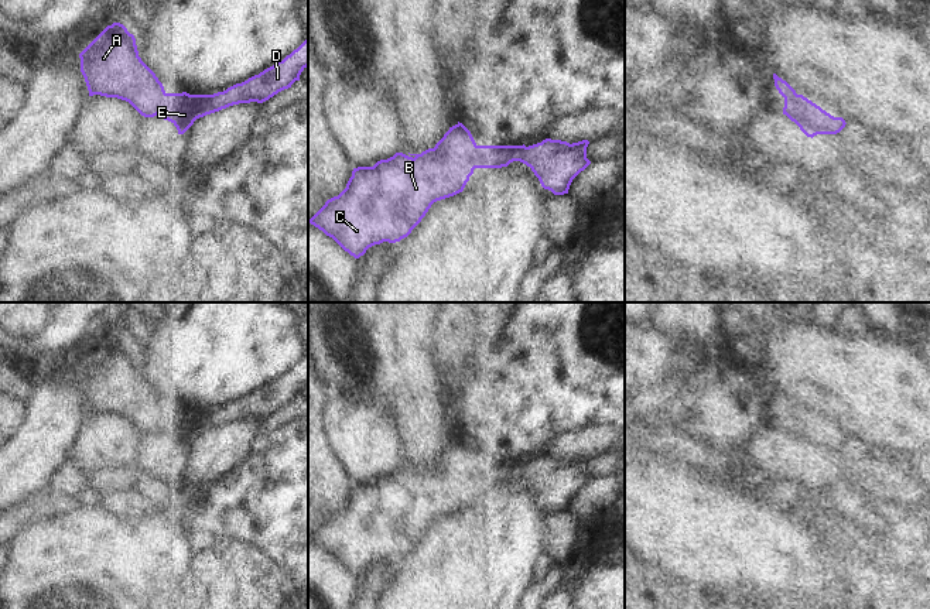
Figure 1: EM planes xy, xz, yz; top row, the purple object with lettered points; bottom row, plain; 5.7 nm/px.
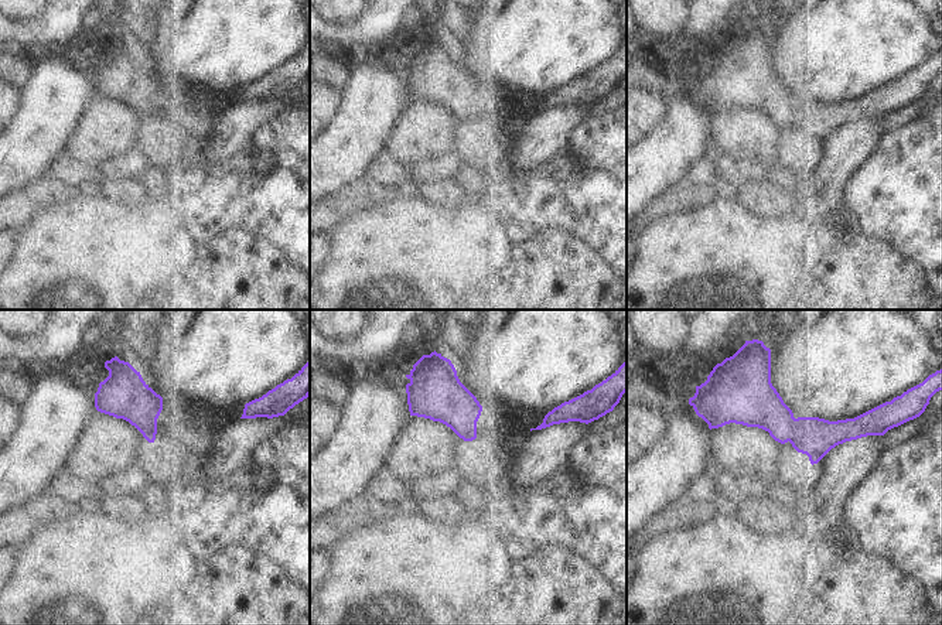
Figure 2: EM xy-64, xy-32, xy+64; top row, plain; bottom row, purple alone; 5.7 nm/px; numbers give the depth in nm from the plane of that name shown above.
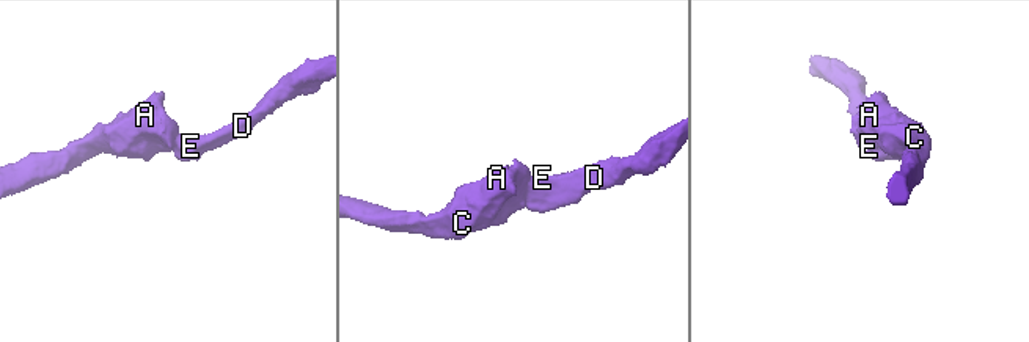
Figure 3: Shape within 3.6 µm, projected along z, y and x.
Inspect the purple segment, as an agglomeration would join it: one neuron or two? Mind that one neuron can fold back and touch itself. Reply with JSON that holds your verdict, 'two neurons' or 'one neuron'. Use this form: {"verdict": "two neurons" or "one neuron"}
{"verdict": "one neuron"}

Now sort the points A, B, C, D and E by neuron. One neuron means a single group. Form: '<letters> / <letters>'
A B C D E

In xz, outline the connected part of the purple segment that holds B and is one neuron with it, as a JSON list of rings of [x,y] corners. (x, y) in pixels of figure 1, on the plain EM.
[[[457,439],[444,454],[421,471],[396,469],[373,483],[353,485],[346,504],[325,519],[308,537],[332,554],[345,568],[359,575],[366,567],[383,558],[396,560],[407,554],[421,538],[431,521],[464,507],[475,485],[502,485],[520,478],[531,485],[544,506],[554,512],[568,510],[572,496],[591,478],[587,475],[589,458],[567,459],[546,455],[541,459],[523,462],[478,462],[471,448]]]

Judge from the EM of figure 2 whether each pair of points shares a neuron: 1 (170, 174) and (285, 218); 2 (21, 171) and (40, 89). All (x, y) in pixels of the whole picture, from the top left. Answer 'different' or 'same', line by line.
1: same
2: same

